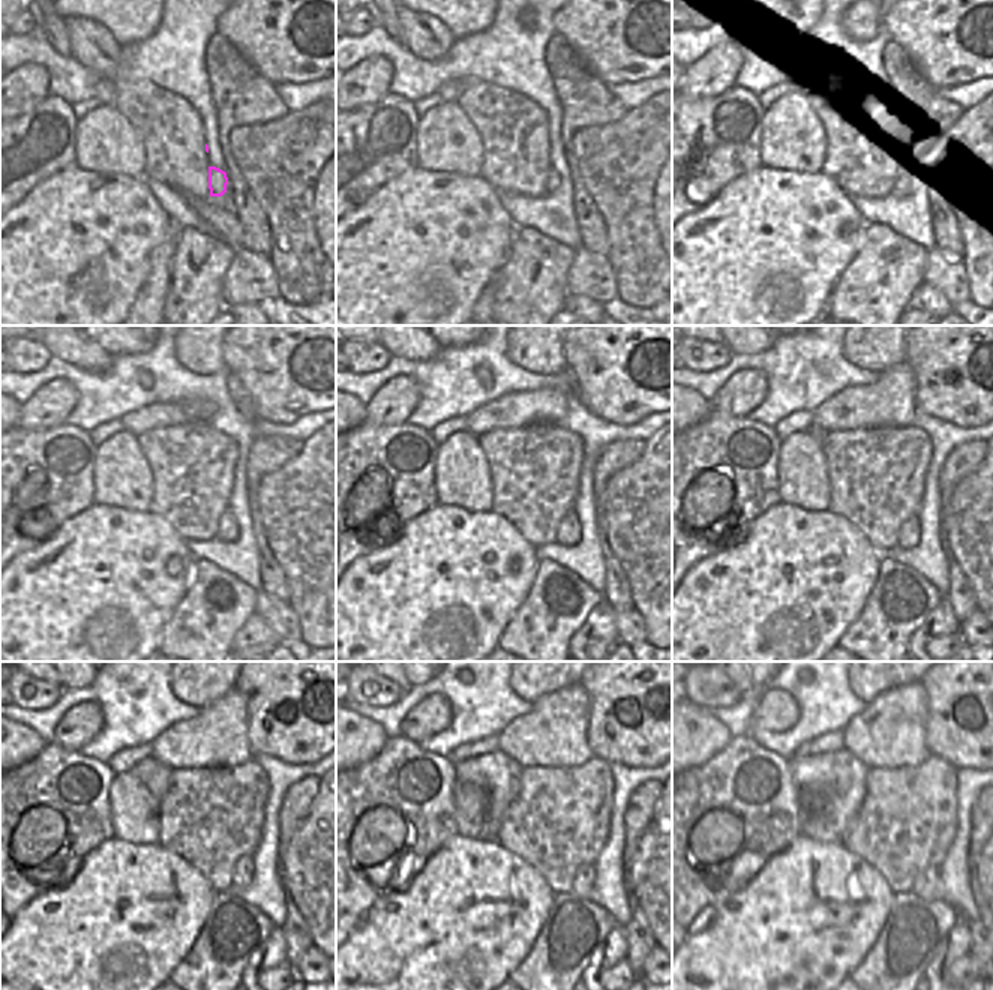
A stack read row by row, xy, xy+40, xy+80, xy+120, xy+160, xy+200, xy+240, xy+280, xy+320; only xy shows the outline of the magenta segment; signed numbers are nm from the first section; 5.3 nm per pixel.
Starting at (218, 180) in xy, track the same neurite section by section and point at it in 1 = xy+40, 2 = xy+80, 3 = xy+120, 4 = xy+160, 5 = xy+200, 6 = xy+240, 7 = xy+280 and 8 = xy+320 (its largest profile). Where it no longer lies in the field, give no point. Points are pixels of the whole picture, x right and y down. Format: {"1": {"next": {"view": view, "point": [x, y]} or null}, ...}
{"1": {"next": {"view": "xy+40", "point": [554, 179]}}, "2": {"next": {"view": "xy+80", "point": [896, 189]}}, "3": {"next": {"view": "xy+120", "point": [227, 530]}}, "4": {"next": {"view": "xy+160", "point": [569, 530]}}, "5": {"next": {"view": "xy+200", "point": [909, 531]}}, "6": {"next": {"view": "xy+240", "point": [243, 870]}}, "7": {"next": {"view": "xy+280", "point": [585, 876]}}, "8": {"next": {"view": "xy+320", "point": [927, 885]}}}

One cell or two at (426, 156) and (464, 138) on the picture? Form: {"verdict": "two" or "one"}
{"verdict": "one"}

